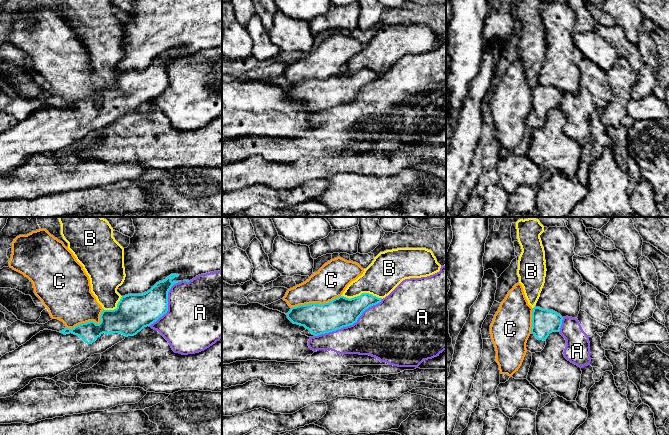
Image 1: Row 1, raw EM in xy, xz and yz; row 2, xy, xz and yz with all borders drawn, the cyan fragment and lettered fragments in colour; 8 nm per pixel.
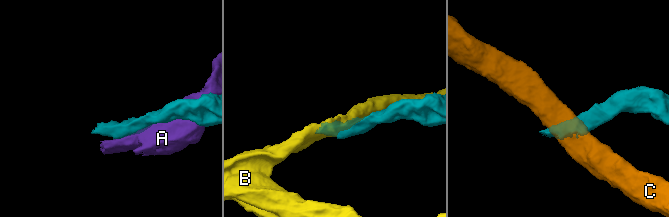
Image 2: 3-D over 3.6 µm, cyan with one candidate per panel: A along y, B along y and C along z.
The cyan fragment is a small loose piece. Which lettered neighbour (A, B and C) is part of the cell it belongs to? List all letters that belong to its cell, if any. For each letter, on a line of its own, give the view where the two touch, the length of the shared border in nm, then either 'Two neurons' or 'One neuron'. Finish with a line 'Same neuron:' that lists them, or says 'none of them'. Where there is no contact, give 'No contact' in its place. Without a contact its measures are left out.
A: Touches cyan in xz. Shared border 650 nm. Two neurons
B: Touches cyan in xz. Shared border 340 nm. Two neurons
C: Touches cyan in xz. Shared border 420 nm. Two neurons
Same neuron: none of them

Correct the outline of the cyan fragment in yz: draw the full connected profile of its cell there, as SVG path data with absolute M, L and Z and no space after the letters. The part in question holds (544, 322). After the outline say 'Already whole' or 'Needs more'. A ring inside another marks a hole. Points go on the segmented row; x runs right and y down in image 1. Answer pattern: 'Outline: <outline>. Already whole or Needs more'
Outline: M535 306L532 311L531 334L526 343L527 351L541 352L549 334L560 331L562 320L563 317L557 312Z. Needs more

